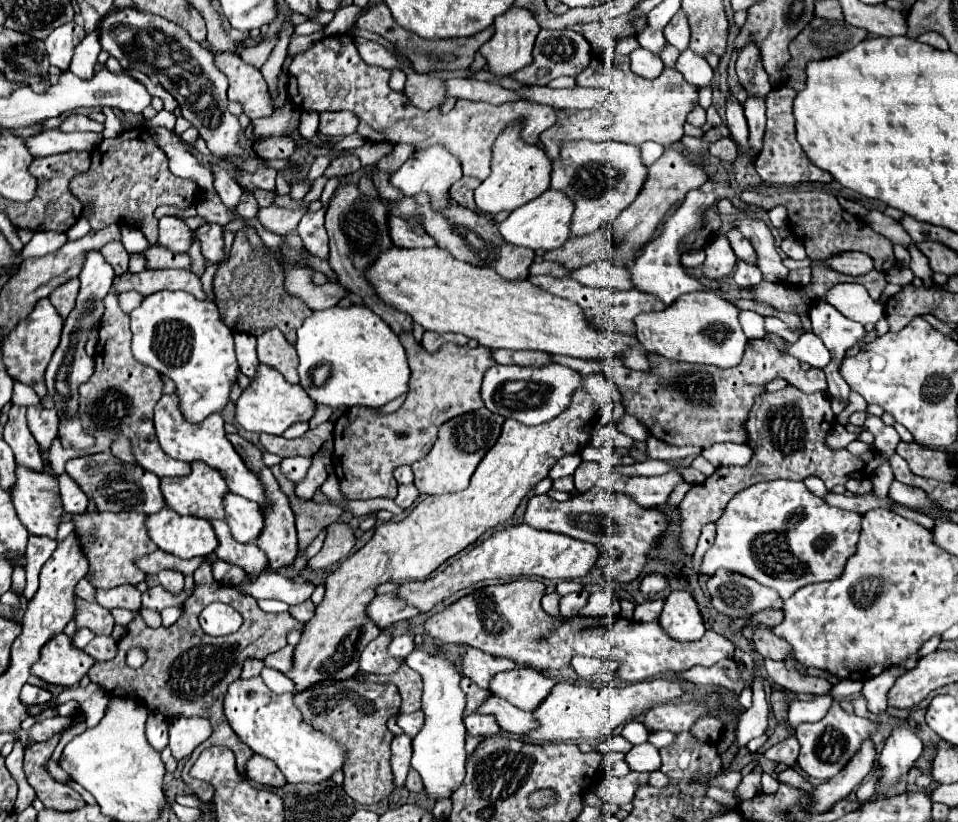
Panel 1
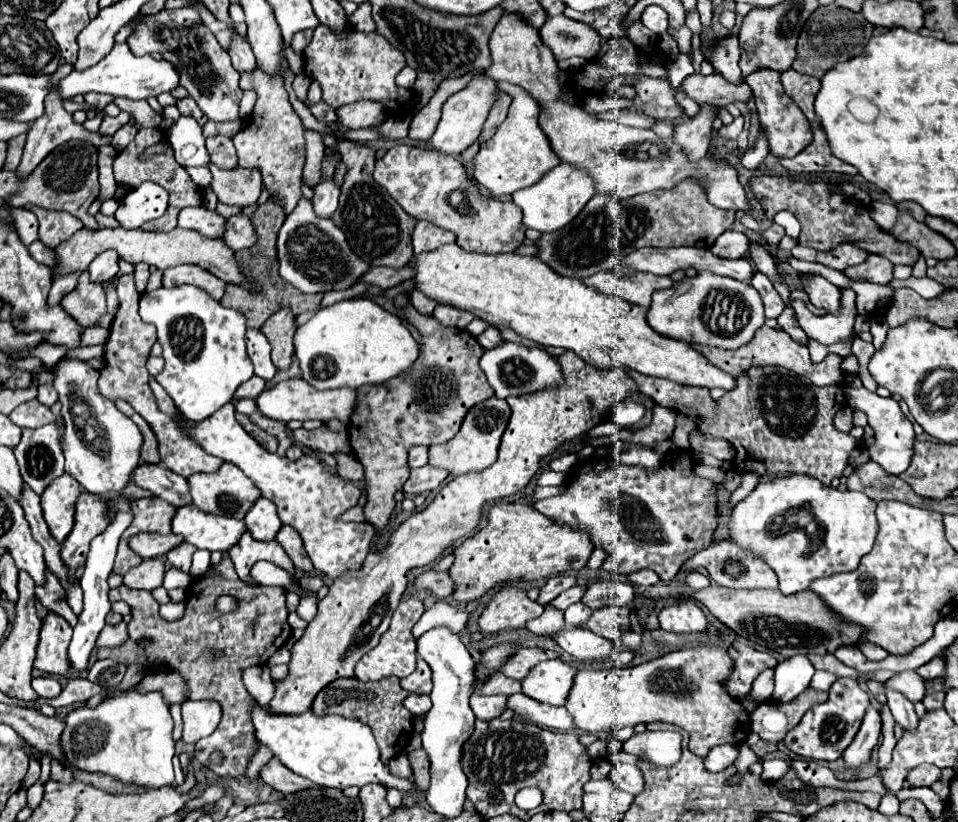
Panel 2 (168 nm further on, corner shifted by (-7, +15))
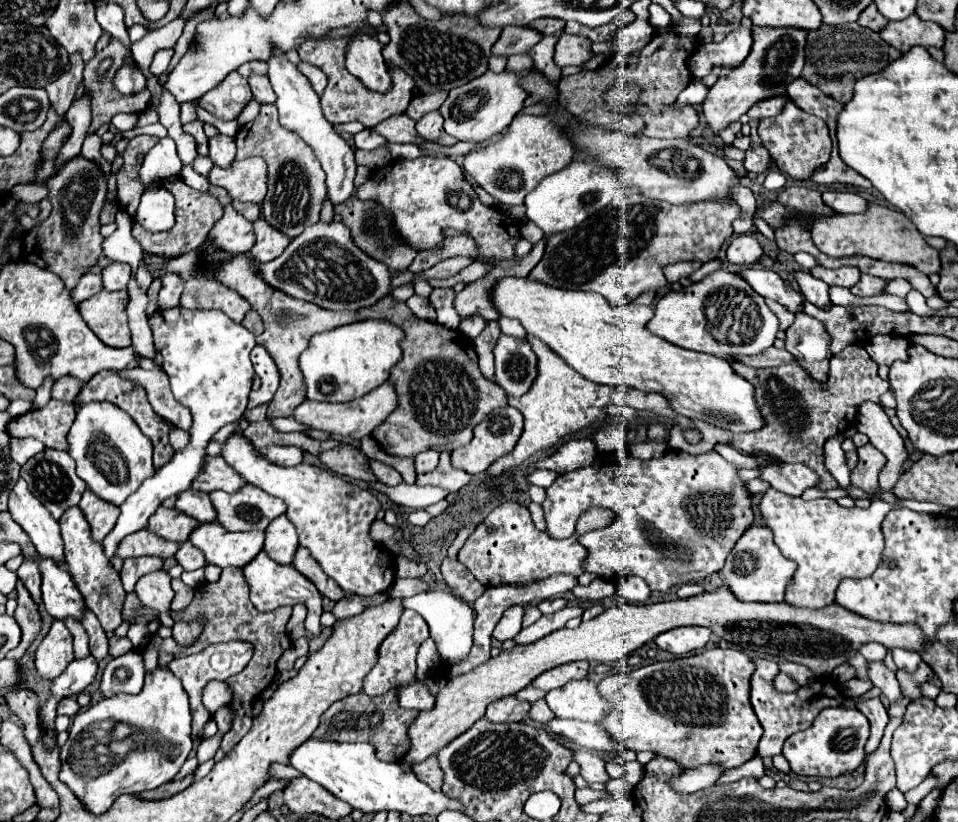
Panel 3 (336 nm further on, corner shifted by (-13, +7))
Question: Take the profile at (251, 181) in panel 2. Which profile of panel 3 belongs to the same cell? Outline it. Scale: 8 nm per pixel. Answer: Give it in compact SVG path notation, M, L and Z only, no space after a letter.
M259 156L235 160L229 168L213 166L209 182L225 188L231 200L261 204L267 194L267 166Z

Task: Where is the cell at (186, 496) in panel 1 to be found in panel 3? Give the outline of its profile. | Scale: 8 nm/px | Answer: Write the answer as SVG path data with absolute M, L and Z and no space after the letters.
M247 484L235 494L211 492L211 502L217 510L217 522L229 532L265 532L275 516L287 512L283 500L269 496L261 488Z

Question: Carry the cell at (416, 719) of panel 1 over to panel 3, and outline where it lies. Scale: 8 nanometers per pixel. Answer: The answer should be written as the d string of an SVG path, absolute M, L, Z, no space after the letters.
M413 680L411 684L397 686L395 690L397 690L399 706L403 708L413 708L421 712L421 710L431 710L435 704L435 696L427 692L427 686L423 684L423 680Z

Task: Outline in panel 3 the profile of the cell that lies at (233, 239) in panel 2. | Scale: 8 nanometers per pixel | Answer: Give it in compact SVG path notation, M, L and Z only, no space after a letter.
M263 218L255 222L255 236L257 236L257 242L251 248L249 256L253 256L257 262L271 262L279 258L287 248L287 244L291 244L289 236L271 228Z

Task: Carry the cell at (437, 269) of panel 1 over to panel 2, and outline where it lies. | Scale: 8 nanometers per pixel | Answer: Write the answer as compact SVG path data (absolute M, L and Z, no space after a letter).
M443 244L441 248L435 248L423 254L415 254L409 260L409 266L415 272L411 278L415 282L415 290L423 292L427 298L435 300L437 304L449 304L449 306L461 308L465 312L471 312L475 318L489 322L491 326L511 328L519 336L535 340L539 344L573 350L577 356L581 356L587 364L595 368L601 368L601 370L631 368L641 374L661 376L661 378L667 378L679 384L725 388L725 390L735 388L733 376L709 364L703 358L703 354L693 350L689 344L657 334L645 320L647 308L629 304L617 296L601 294L585 286L577 278L559 276L537 256L519 256L515 252L511 254L477 254L475 252L473 254L473 252L465 252L457 244Z

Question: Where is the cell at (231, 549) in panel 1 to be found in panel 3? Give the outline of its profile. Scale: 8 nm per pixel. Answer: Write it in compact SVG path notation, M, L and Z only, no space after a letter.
M259 552L259 556L243 568L249 588L251 588L251 602L255 604L257 610L269 612L279 606L295 606L295 604L305 604L307 606L307 628L311 634L319 636L321 626L319 626L319 616L323 614L323 596L315 588L311 580L307 580L301 572L297 572L291 564L283 566L273 562L265 552Z

